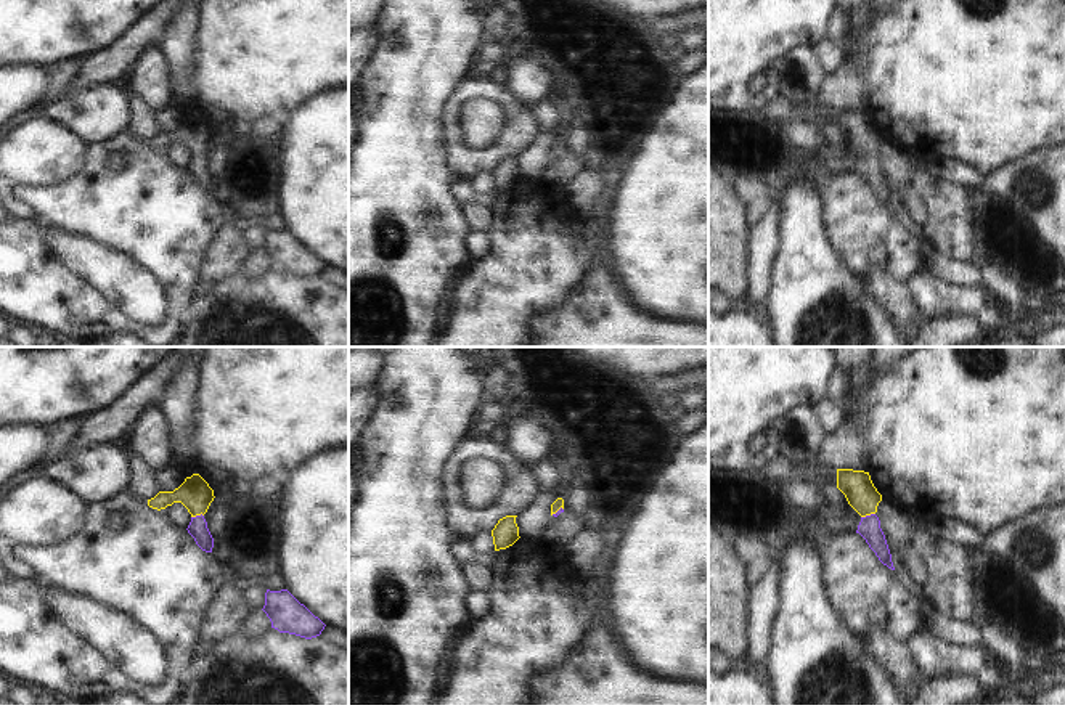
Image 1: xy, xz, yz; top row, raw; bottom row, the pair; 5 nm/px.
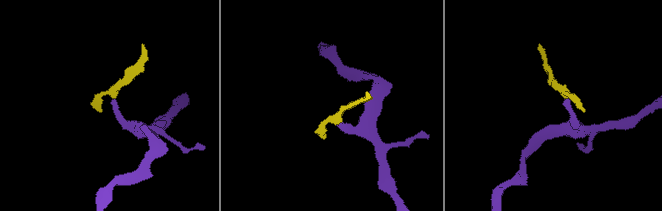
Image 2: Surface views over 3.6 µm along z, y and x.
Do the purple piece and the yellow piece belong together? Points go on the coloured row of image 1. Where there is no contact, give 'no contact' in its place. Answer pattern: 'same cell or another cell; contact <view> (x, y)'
same cell; contact yz (868, 516)

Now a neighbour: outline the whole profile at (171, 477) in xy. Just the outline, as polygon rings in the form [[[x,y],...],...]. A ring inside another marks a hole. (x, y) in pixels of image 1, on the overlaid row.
[[[173,464],[165,466],[159,472],[154,472],[154,475],[159,491],[173,491],[186,479],[186,474],[182,469],[175,467]]]

